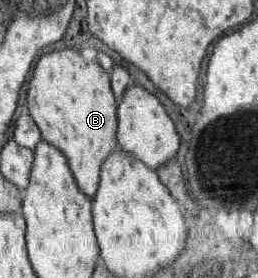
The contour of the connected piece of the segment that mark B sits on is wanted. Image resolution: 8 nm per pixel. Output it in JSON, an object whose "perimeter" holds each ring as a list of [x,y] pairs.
{"perimeter":[[[72,49],[45,53],[36,64],[26,109],[41,129],[43,140],[65,152],[78,187],[94,198],[100,187],[102,165],[119,145],[119,103],[111,75],[98,62],[89,63],[80,51]]]}

